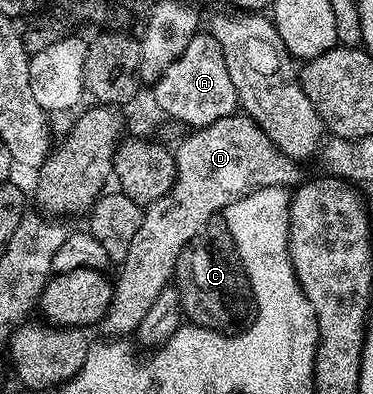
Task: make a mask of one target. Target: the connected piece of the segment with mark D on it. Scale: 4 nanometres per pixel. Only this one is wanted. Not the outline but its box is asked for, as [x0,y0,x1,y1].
[100,115,303,339]

